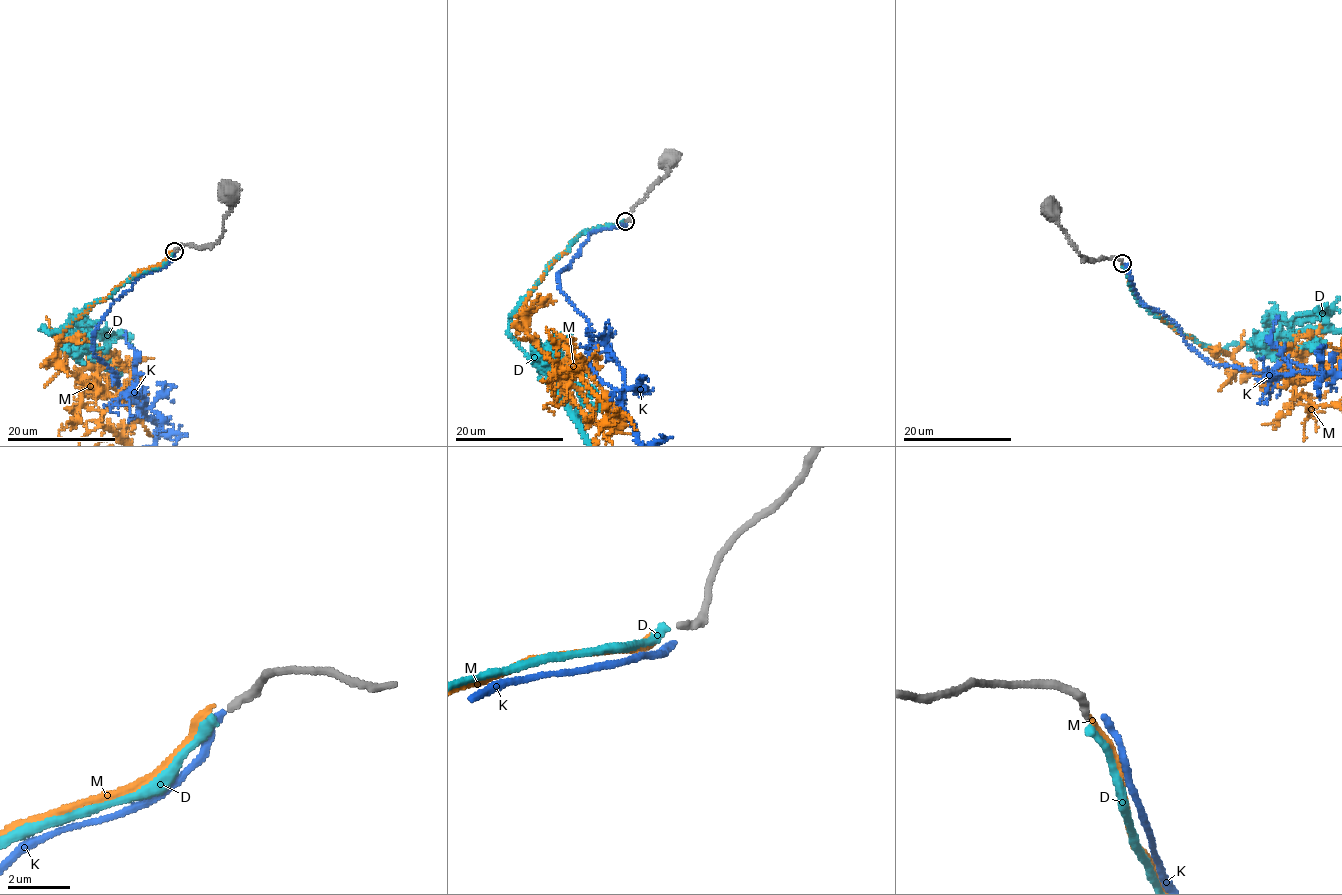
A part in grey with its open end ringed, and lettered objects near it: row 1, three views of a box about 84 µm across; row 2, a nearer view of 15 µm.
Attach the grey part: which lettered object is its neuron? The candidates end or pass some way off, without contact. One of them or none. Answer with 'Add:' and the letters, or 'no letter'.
Add: M

